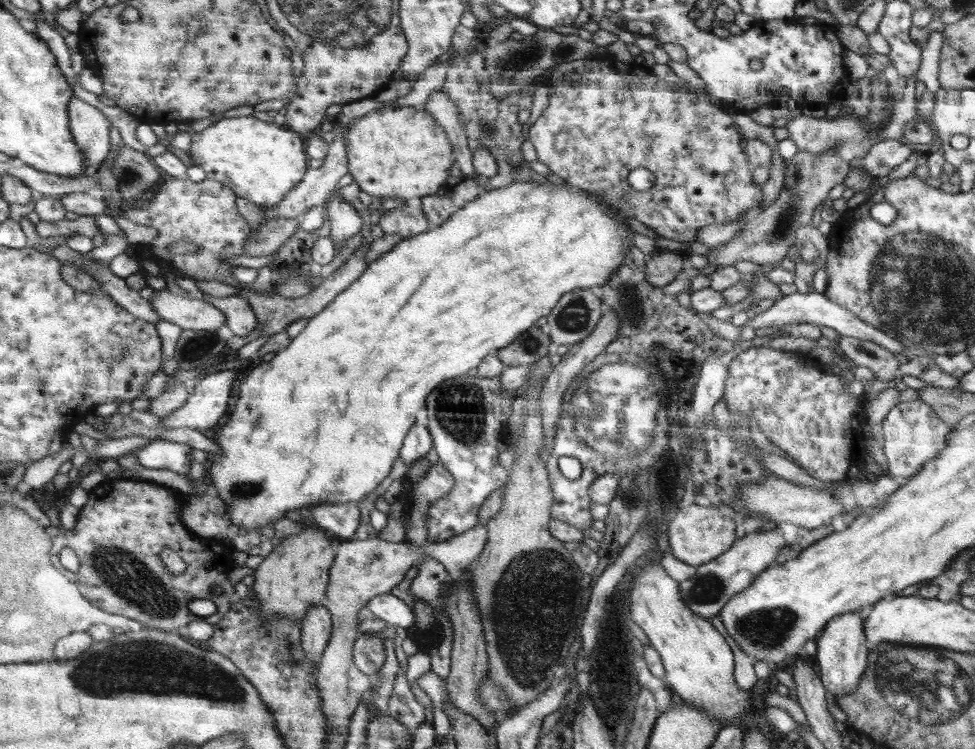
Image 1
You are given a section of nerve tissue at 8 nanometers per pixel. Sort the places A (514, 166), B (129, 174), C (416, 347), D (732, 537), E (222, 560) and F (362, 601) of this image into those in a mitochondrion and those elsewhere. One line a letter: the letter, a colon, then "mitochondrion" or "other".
A: mitochondrion
B: mitochondrion
C: other
D: other
E: other
F: other

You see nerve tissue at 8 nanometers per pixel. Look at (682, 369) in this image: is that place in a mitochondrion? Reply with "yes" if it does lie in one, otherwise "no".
yes

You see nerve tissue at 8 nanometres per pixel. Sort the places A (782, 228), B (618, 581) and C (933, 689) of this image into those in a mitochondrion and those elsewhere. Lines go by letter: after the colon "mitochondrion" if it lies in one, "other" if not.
A: mitochondrion
B: other
C: mitochondrion

